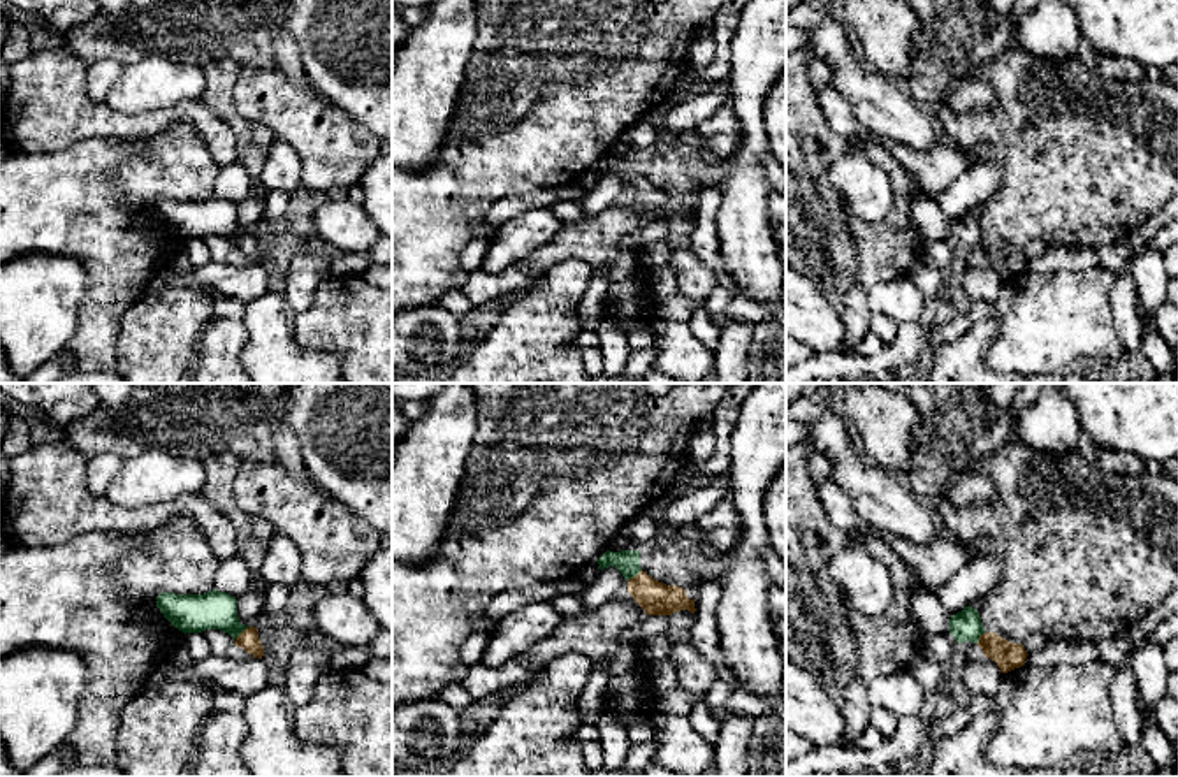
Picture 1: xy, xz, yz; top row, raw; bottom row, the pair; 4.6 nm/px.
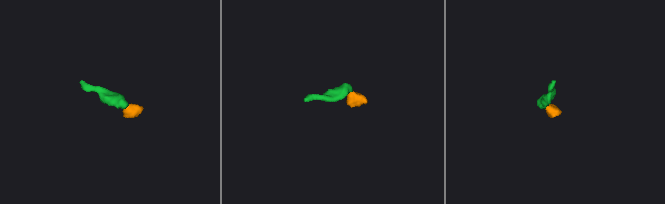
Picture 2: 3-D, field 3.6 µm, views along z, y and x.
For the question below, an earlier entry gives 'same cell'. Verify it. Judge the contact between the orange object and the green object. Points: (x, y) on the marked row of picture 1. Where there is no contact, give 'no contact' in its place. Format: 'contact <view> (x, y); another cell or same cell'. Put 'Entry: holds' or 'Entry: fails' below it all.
contact xy (243, 631); same cell
Entry: holds

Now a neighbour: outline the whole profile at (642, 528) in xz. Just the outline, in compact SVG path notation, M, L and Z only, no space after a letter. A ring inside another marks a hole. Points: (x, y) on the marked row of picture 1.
M647 513L636 515L628 527L619 533L612 545L610 552L621 552L621 550L638 550L644 552L645 545L652 540L656 534L658 526L654 519Z

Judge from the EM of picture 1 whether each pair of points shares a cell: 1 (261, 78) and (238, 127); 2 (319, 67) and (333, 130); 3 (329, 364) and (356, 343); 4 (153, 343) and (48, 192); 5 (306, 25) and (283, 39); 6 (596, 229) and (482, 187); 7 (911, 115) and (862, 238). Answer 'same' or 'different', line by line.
1: different
2: different
3: different
4: different
5: different
6: different
7: different

